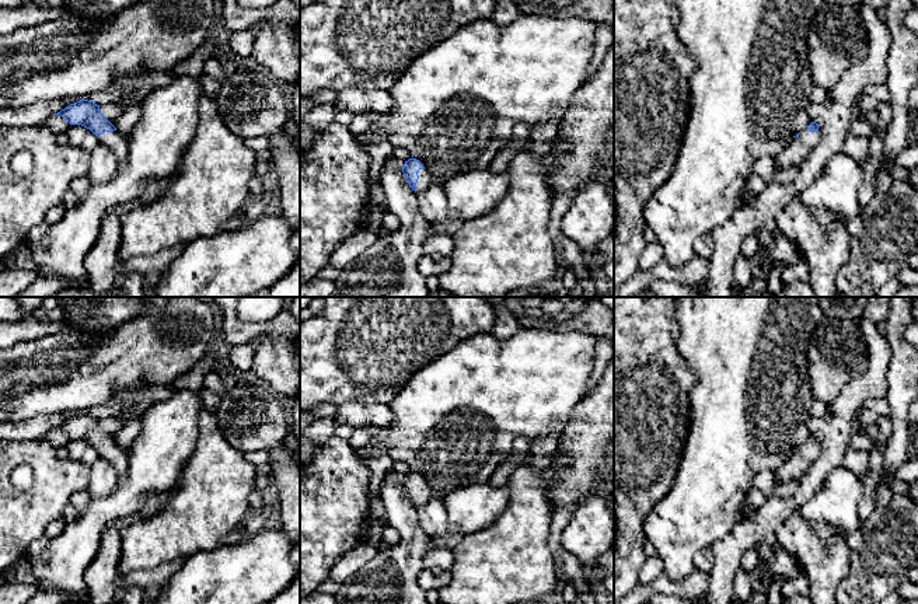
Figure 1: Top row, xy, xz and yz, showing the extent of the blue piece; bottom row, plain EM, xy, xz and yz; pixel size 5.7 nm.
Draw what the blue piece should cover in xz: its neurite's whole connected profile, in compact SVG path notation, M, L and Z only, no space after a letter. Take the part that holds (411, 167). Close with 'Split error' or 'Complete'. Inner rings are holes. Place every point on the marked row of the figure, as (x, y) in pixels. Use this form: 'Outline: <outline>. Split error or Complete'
Outline: M409 158L402 167L402 172L408 179L409 186L419 192L430 185L434 185L433 175L416 158Z. Split error

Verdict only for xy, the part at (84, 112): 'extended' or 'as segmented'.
extended

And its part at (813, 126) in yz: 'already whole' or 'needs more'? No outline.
needs more

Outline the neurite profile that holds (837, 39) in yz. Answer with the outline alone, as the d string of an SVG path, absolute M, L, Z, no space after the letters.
M824 3L807 31L806 46L813 87L830 91L847 70L868 56L868 29L858 7Z

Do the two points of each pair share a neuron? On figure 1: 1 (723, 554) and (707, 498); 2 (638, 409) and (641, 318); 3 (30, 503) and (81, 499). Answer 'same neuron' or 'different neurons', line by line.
1: different neurons
2: same neuron
3: different neurons

